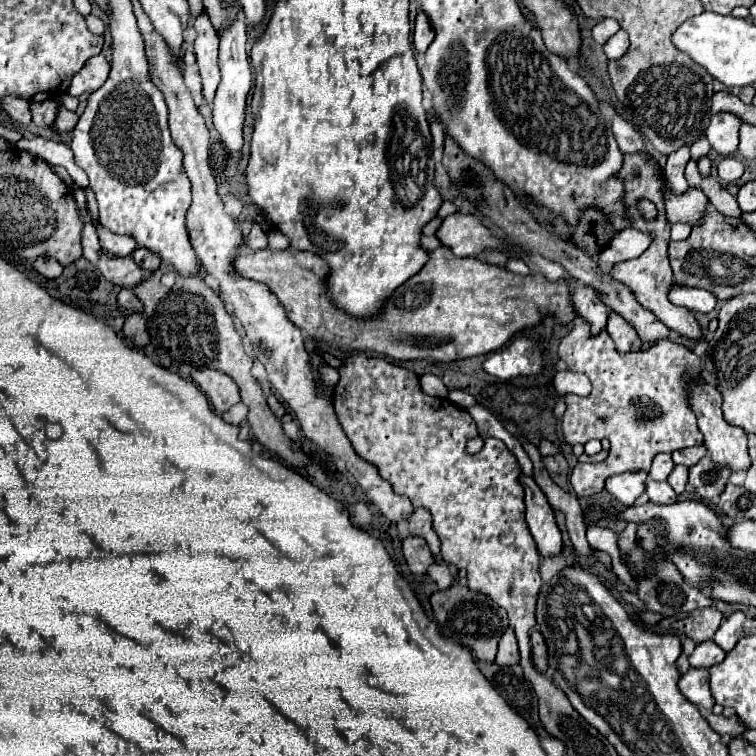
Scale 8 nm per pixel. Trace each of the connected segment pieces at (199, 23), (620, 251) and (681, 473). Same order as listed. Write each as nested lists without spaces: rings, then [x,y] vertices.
[[[206,13],[196,17],[194,21],[196,29],[196,41],[194,41],[194,53],[196,53],[196,63],[200,69],[202,77],[202,93],[204,101],[212,103],[216,87],[220,83],[220,71],[218,71],[218,35],[208,21]]]
[[[624,229],[620,235],[616,235],[616,239],[610,241],[610,245],[606,249],[602,249],[598,263],[604,271],[608,271],[612,265],[616,265],[620,261],[636,259],[650,247],[652,239],[654,239],[654,235],[650,235],[650,233],[642,233],[638,229]]]
[[[676,465],[674,471],[668,475],[668,483],[676,493],[682,493],[686,483],[688,483],[688,467],[684,465]]]

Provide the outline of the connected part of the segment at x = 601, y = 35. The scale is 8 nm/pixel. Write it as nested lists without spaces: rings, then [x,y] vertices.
[[[602,19],[594,29],[592,29],[592,37],[596,43],[604,45],[616,31],[620,29],[620,25],[614,19]]]

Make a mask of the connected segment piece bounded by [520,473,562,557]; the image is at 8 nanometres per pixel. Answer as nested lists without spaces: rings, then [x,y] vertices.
[[[520,473],[520,483],[524,489],[526,503],[526,523],[530,533],[538,545],[538,551],[544,557],[554,557],[562,553],[562,535],[554,519],[554,511],[542,493],[542,489],[534,483],[532,477]]]

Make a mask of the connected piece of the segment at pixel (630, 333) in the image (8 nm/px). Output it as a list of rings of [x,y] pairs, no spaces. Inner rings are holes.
[[[612,311],[610,317],[608,317],[606,331],[608,331],[608,335],[612,337],[612,341],[616,343],[616,349],[618,349],[620,353],[638,351],[640,345],[642,345],[642,341],[640,341],[640,337],[638,337],[636,329],[634,329],[624,317],[620,317],[620,315],[614,313],[614,311]]]

